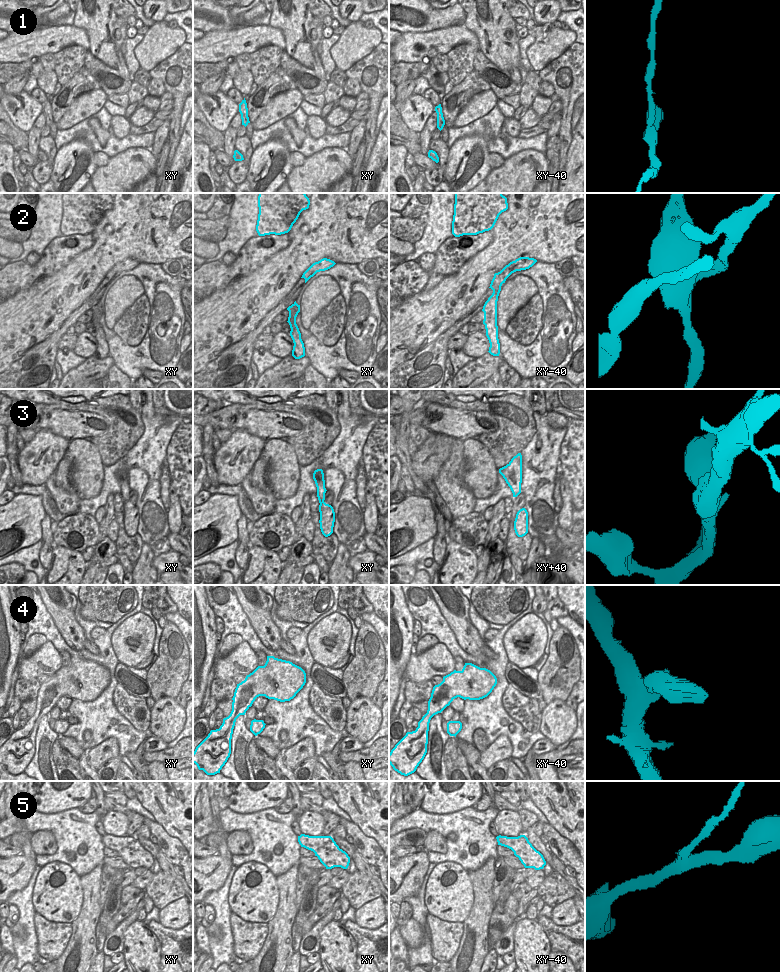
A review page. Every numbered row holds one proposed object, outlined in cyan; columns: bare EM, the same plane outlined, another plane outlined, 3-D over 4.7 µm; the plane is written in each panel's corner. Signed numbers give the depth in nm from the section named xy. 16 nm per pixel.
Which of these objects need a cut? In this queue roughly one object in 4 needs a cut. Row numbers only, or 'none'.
none

